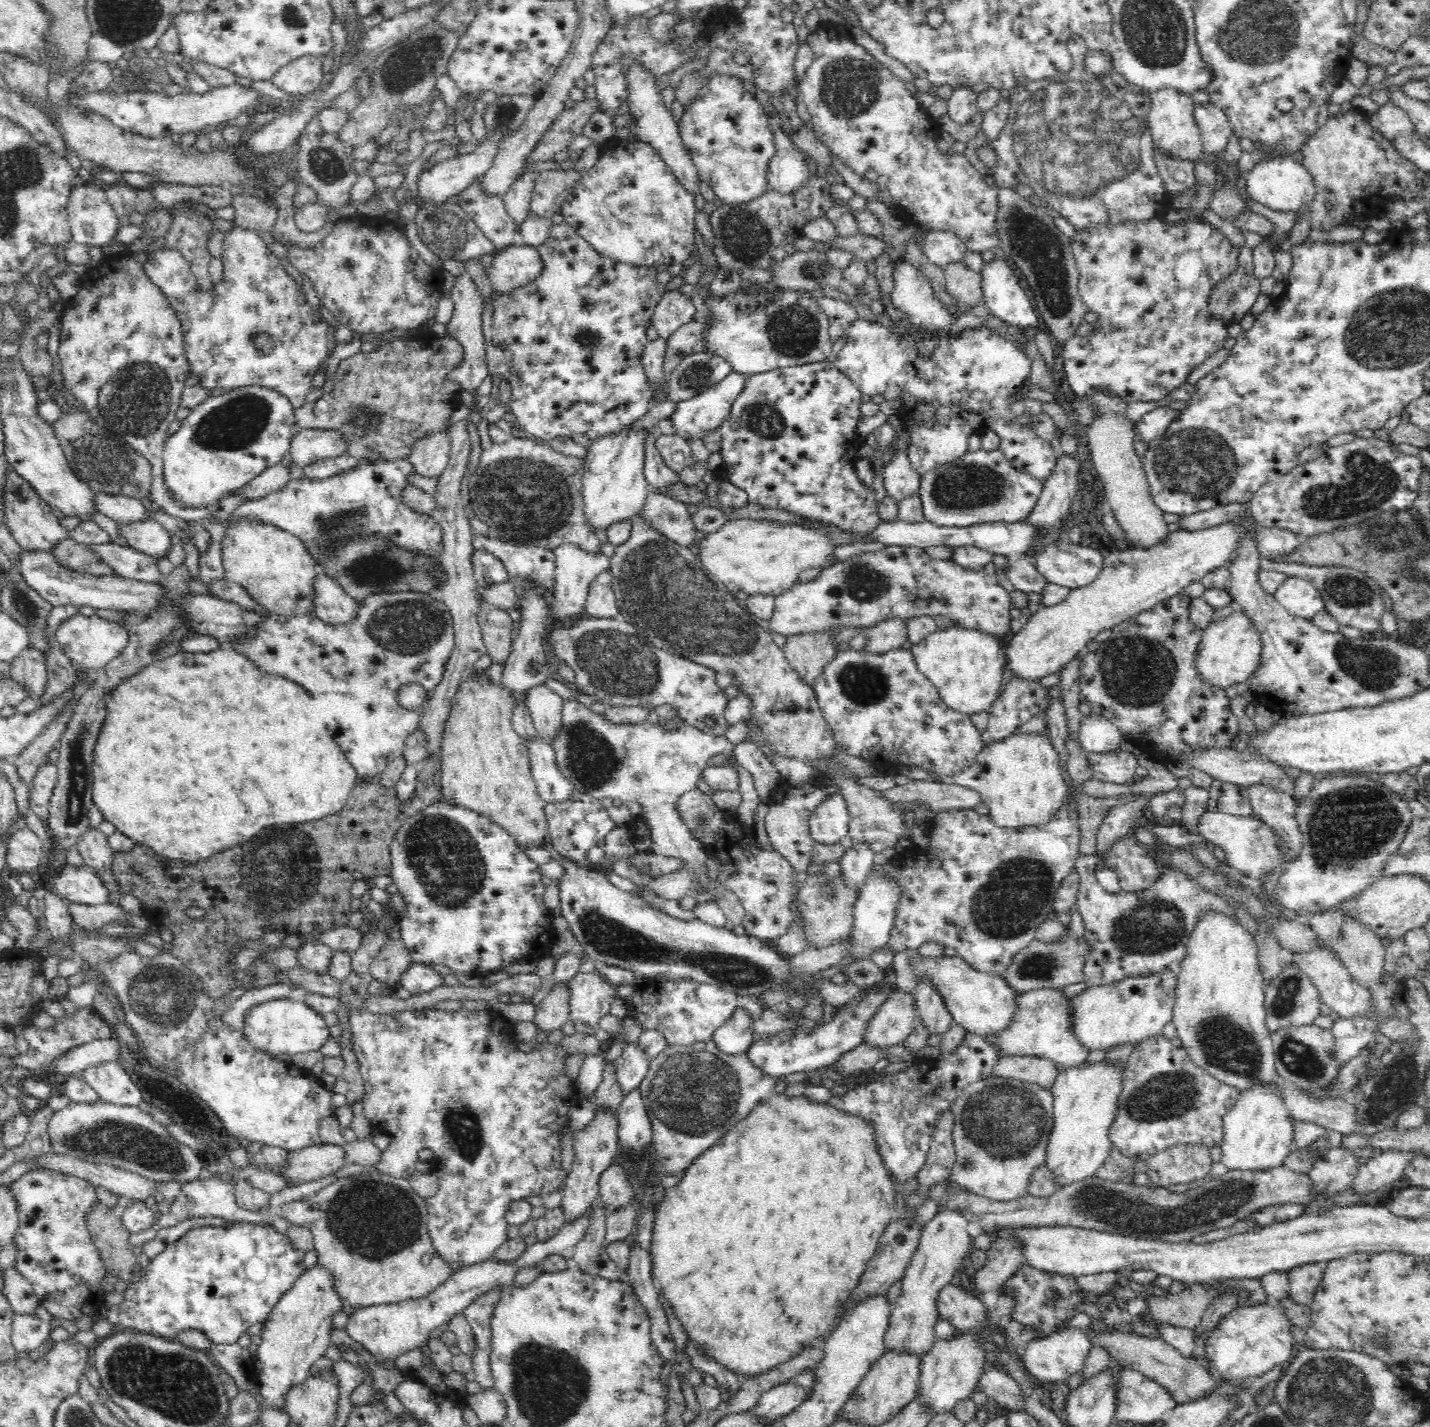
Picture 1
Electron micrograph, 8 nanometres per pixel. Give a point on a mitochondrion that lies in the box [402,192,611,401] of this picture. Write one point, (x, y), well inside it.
(447, 229)

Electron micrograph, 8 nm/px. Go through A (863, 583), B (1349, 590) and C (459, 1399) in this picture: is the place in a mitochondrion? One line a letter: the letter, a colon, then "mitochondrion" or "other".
A: mitochondrion
B: mitochondrion
C: other

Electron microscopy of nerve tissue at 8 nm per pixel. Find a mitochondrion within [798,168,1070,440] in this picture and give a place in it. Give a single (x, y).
(812, 271)

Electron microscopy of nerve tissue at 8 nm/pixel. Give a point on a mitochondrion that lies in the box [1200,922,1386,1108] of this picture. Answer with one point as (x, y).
(1299, 1059)

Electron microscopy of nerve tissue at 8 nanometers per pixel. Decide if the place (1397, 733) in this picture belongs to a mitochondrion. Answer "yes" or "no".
no

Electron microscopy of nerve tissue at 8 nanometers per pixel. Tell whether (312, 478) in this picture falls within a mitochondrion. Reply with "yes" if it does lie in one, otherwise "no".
no

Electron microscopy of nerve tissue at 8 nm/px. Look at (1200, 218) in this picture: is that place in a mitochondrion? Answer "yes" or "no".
no

